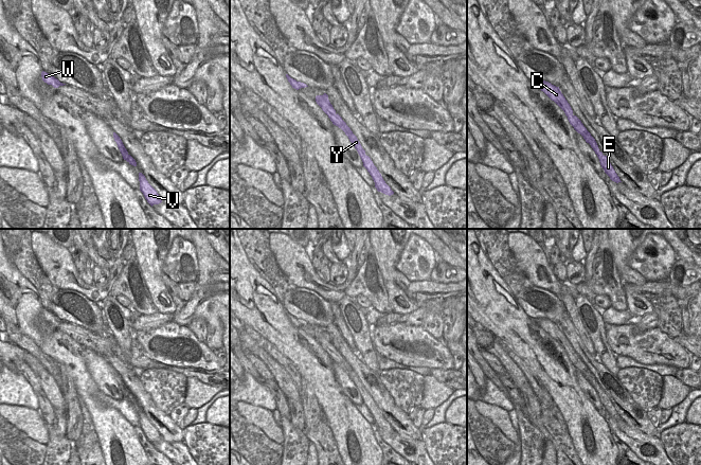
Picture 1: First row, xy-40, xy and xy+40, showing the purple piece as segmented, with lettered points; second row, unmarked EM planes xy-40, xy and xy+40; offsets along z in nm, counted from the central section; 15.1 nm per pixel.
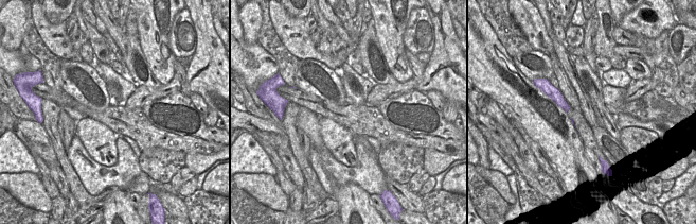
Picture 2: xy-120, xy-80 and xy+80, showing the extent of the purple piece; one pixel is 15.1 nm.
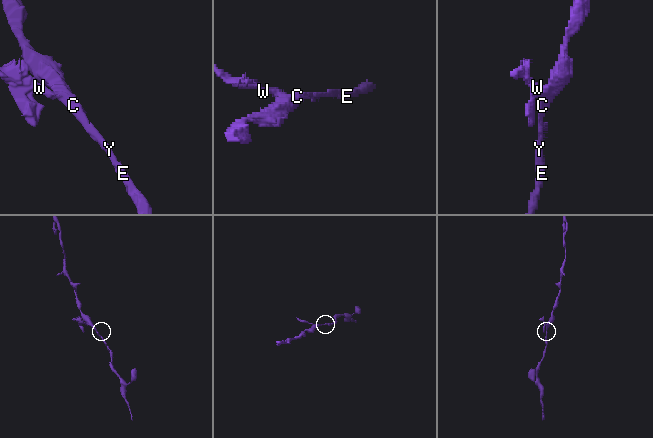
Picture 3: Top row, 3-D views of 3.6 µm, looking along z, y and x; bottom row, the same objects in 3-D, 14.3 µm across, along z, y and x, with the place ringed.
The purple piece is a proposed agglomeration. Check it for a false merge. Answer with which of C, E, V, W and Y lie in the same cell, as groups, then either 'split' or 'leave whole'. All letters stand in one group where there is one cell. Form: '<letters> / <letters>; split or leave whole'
C E V Y / W; split

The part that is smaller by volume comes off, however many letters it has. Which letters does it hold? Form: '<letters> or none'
W

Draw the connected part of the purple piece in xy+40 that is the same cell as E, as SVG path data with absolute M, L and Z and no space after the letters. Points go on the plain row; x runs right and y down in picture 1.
M537 318L539 321L537 324L543 328L552 338L554 338L565 351L570 361L574 364L574 366L580 371L587 380L591 382L595 391L597 392L600 403L604 406L605 410L610 414L610 416L616 421L622 419L617 411L615 410L613 404L611 403L610 398L608 397L607 393L604 393L603 390L599 388L598 382L595 376L591 373L591 371L587 368L583 363L581 358L573 352L573 347L561 330L559 324L552 322L545 318Z

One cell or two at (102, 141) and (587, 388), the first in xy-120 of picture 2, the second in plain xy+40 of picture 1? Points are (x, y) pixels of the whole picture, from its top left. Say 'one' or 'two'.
one

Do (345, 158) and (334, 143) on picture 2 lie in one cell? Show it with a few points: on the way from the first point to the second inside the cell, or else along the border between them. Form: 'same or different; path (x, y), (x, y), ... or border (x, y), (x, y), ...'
same; path (343, 155), (337, 147)

